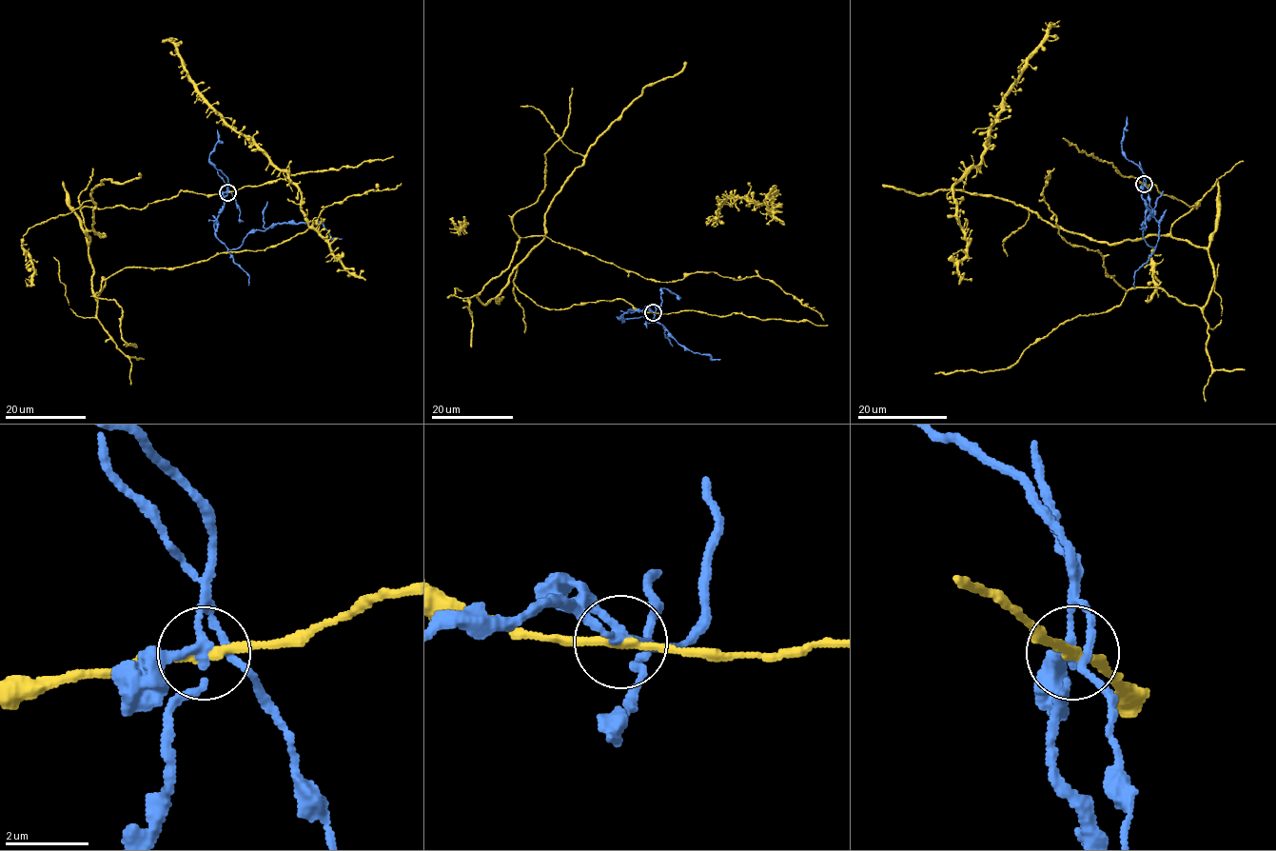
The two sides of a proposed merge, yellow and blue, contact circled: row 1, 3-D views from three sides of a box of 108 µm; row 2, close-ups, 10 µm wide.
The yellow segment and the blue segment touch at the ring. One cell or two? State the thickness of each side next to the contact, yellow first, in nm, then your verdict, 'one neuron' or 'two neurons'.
220/200 nm | two neurons

